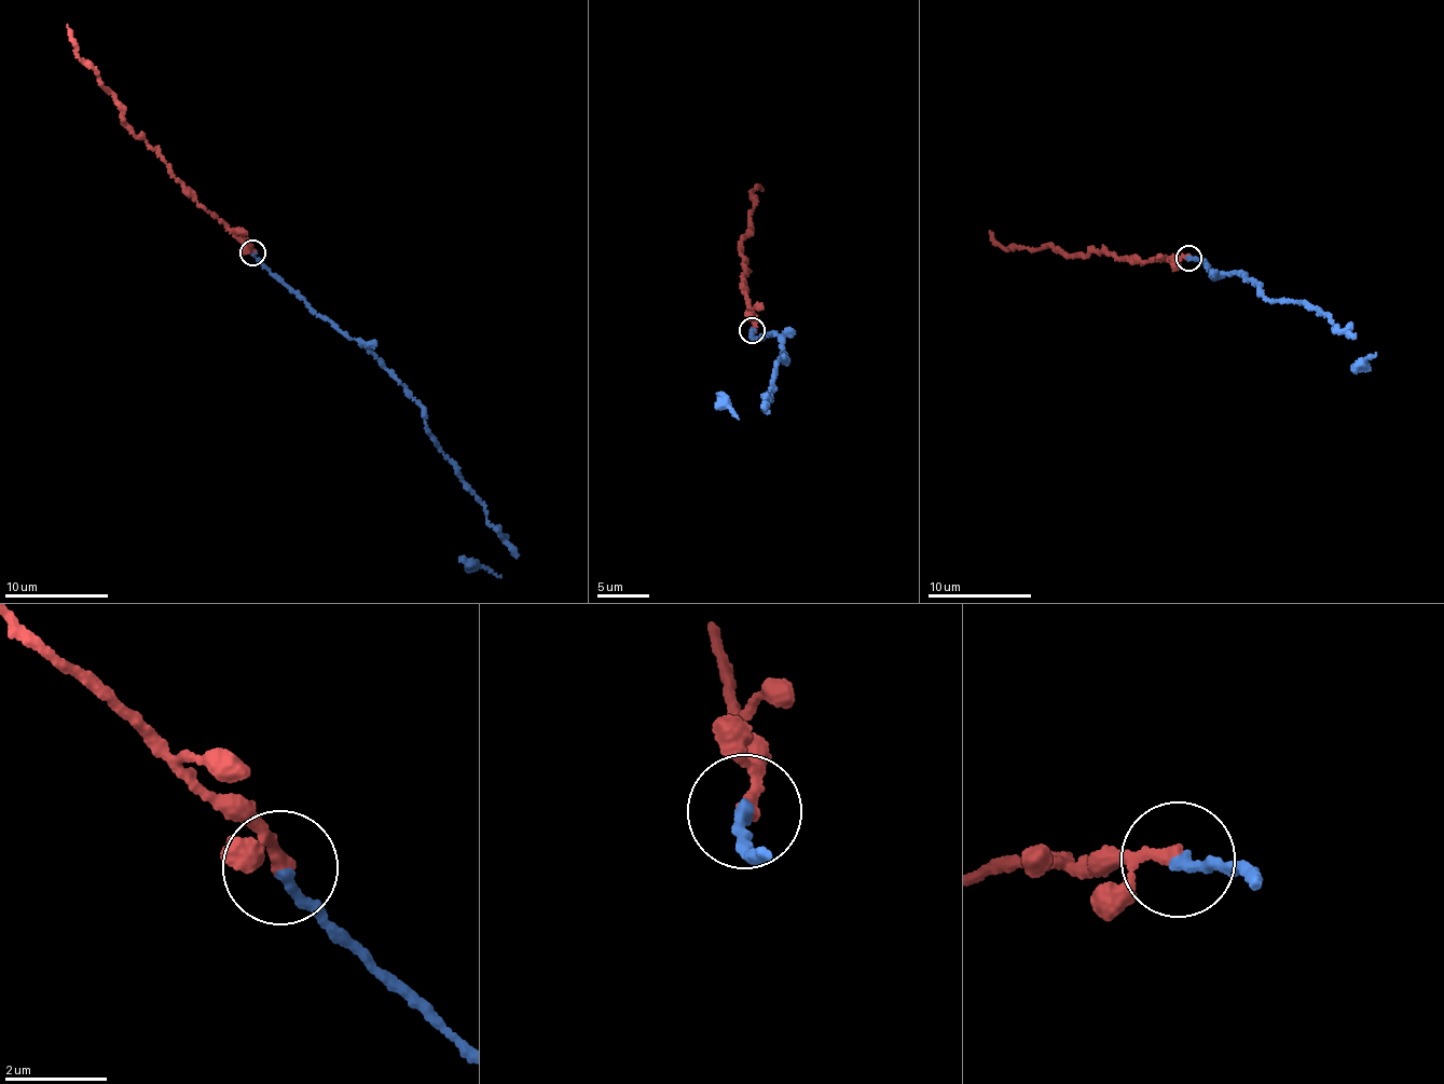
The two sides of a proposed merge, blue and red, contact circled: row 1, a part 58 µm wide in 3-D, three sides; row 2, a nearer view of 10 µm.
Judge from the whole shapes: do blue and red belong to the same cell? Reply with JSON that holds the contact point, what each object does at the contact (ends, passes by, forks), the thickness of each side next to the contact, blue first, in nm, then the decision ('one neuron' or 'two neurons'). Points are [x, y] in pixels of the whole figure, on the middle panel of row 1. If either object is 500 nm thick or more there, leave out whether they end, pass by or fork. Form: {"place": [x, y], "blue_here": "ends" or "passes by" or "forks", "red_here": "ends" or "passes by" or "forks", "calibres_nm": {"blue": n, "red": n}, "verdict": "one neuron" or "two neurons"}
{"place": [752, 330], "blue_here": "ends", "red_here": "passes by", "calibres_nm": {"blue": 240, "red": 190}, "verdict": "one neuron"}

